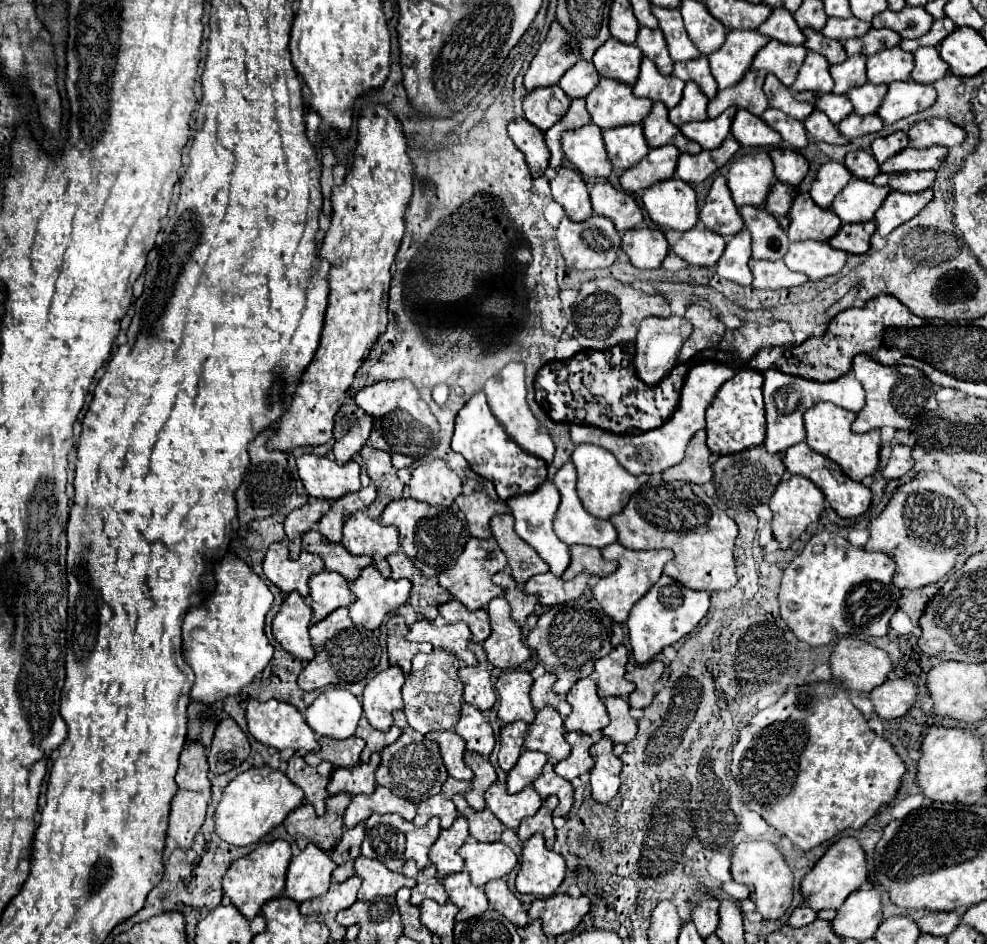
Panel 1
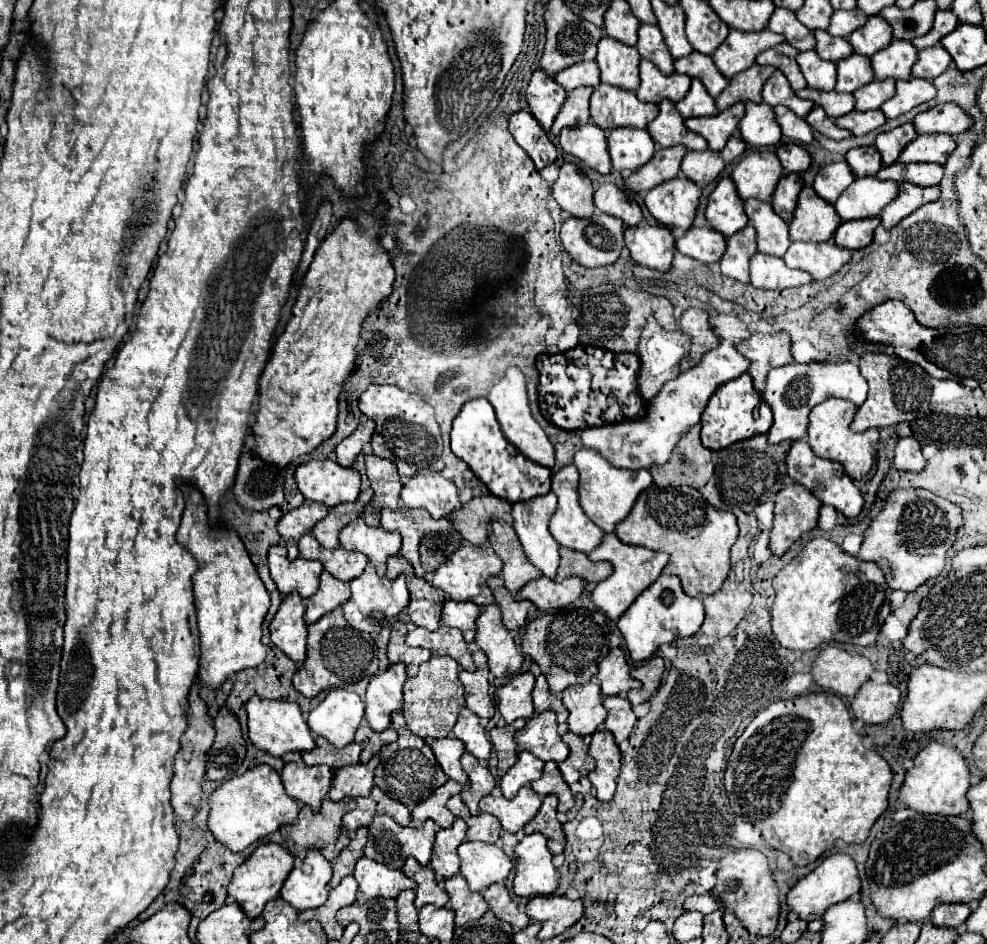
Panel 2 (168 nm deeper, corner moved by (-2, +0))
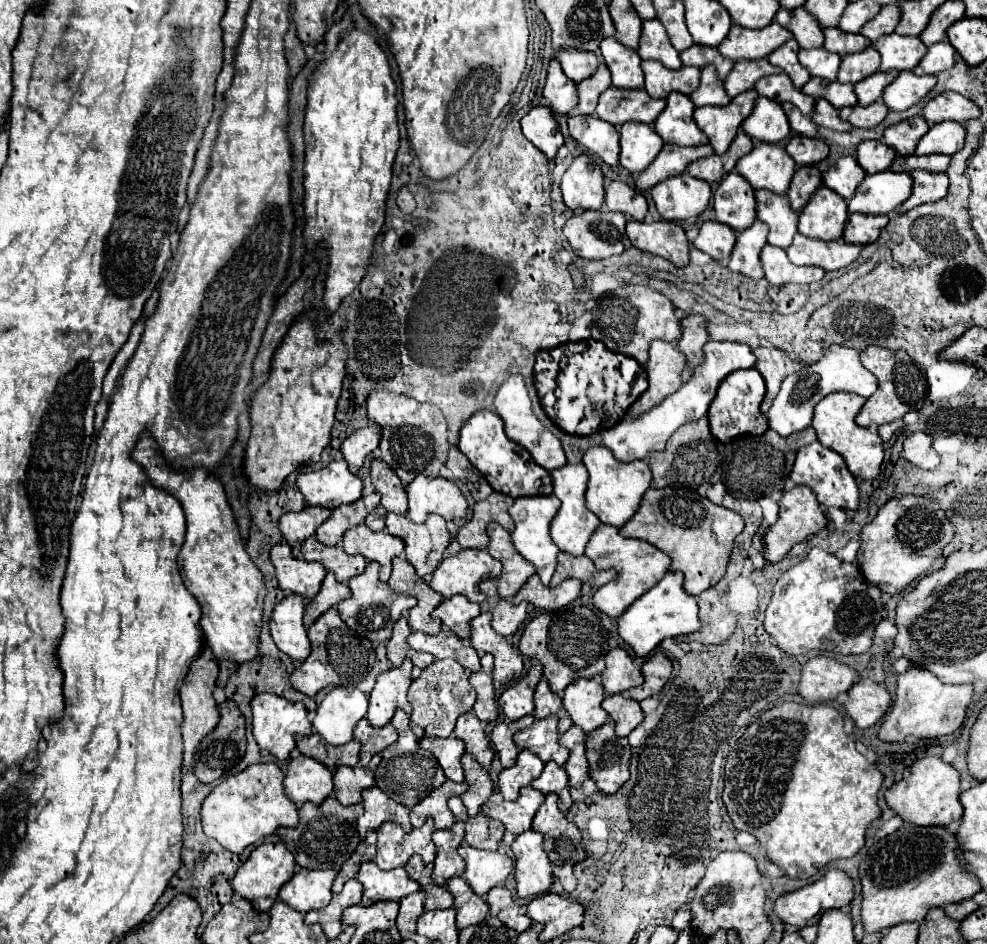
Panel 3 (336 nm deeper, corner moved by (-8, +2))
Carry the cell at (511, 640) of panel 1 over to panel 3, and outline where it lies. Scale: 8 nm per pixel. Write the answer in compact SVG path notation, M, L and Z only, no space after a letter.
M484 610L480 616L476 616L470 624L472 636L470 644L480 652L490 652L494 656L494 680L508 684L512 680L518 680L524 670L524 662L518 650L512 648L512 644L498 632L492 630L492 614Z

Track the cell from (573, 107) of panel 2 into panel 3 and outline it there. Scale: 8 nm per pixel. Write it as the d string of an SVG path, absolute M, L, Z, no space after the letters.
M600 64L600 68L596 70L594 76L590 76L588 80L582 80L578 84L578 104L576 104L576 114L588 116L594 114L596 104L598 104L598 96L610 88L610 72L606 68L606 64Z

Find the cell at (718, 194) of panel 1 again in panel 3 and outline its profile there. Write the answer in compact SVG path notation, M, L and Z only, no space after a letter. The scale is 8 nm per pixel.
M730 172L714 192L716 220L736 232L746 230L756 220L756 198L752 186L738 172Z

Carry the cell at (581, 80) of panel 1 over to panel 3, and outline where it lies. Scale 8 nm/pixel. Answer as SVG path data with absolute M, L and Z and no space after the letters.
M564 50L564 52L556 54L556 60L562 64L564 74L576 84L590 78L600 66L600 58L596 54L590 54L590 52Z

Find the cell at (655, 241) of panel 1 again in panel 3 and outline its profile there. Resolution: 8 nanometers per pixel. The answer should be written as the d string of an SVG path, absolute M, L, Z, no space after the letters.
M628 222L626 234L634 248L662 256L674 266L684 268L688 264L688 240L680 224L674 222Z

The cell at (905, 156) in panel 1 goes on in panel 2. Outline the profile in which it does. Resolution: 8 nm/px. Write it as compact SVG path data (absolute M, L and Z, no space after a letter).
M920 134L906 150L900 154L900 162L936 162L944 164L948 156L954 152L954 138L946 138L946 134Z

